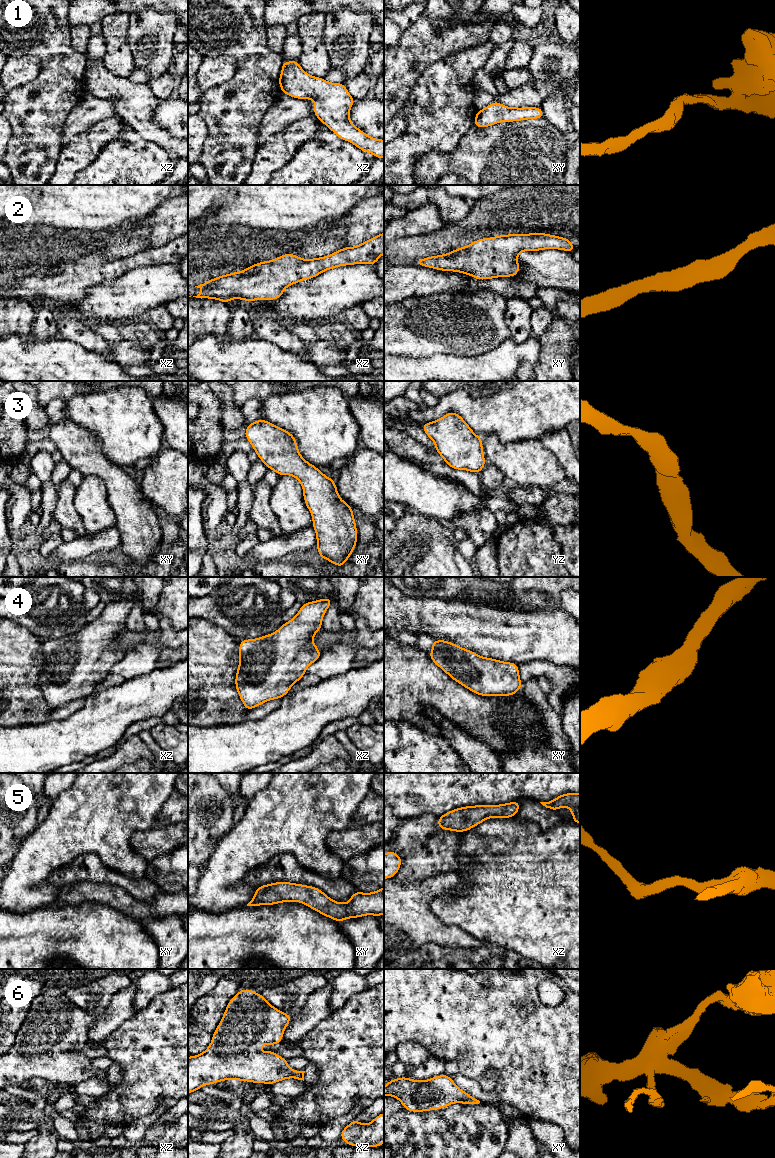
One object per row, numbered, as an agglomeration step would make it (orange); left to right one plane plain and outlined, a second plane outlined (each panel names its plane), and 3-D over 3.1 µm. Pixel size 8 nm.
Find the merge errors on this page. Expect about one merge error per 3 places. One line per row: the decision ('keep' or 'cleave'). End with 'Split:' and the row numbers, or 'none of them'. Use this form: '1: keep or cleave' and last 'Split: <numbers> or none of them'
1: keep
2: keep
3: keep
4: keep
5: keep
6: keep
Split: none of them

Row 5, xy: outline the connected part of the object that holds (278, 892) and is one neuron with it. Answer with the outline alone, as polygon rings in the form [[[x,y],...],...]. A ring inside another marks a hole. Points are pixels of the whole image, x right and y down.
[[[281,881],[257,887],[247,906],[270,906],[295,901],[337,922],[367,915],[379,917],[384,914],[384,887],[371,893],[357,891],[351,895],[348,903],[340,903],[319,888]]]

